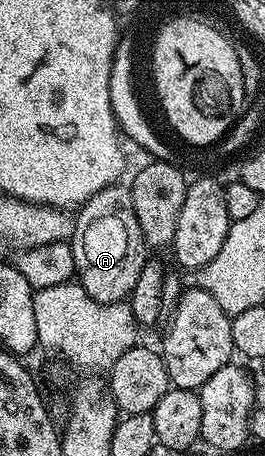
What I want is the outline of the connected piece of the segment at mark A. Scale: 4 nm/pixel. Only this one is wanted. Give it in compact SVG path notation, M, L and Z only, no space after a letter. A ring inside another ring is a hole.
M128 184L109 185L80 206L73 223L71 244L77 268L75 277L87 296L103 304L125 301L147 260L145 237L135 215L135 203L131 203Z

